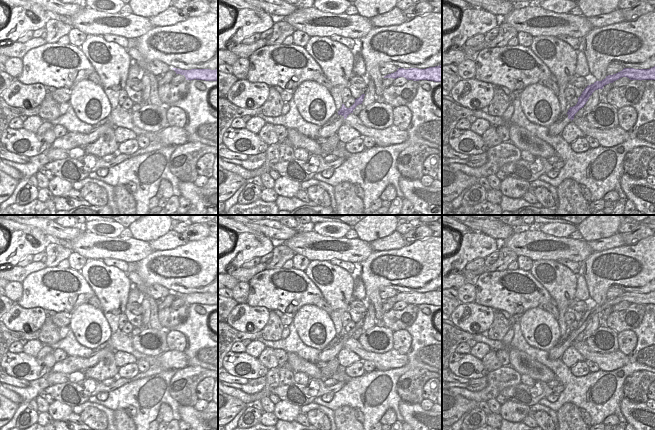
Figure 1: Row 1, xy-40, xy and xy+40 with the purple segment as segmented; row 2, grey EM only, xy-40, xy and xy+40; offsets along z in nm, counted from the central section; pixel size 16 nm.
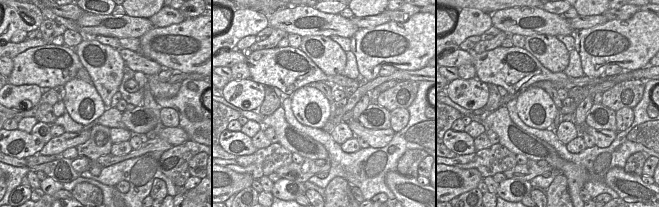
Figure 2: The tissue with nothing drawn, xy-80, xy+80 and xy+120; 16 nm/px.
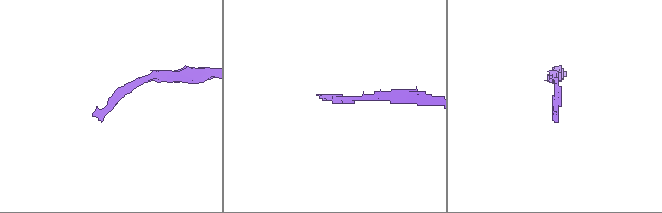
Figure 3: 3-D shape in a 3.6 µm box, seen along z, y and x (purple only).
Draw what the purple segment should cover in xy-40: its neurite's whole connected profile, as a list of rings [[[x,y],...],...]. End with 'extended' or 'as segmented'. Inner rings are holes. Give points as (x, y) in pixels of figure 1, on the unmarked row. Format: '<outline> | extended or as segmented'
[[[172,292],[176,298],[184,299],[186,304],[205,304],[205,305],[218,305],[218,293],[191,293],[182,294],[177,292]]] | as segmented

